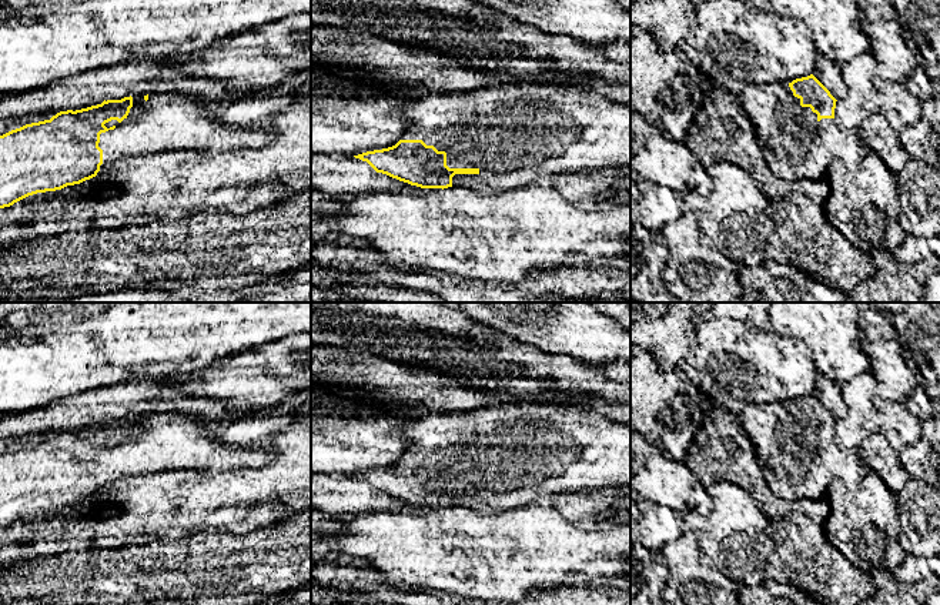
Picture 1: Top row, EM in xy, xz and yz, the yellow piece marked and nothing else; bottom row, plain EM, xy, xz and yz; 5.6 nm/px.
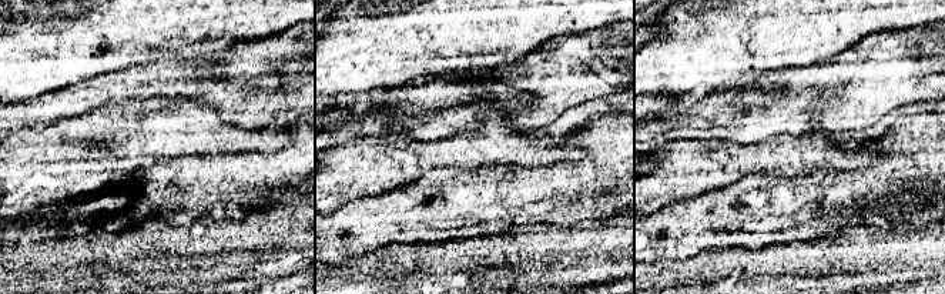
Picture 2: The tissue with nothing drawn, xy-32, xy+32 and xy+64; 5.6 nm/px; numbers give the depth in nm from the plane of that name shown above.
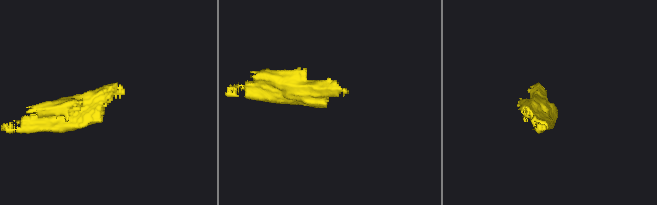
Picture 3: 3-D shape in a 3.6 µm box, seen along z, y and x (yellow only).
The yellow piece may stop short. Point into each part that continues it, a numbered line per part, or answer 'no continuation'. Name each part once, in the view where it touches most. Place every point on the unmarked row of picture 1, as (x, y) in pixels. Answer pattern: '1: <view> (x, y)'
1: xz (515, 454)

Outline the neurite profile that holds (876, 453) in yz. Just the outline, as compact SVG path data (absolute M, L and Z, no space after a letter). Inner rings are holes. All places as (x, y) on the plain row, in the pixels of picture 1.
M880 434L870 435L857 449L857 454L862 462L876 472L896 495L911 479L899 461L896 449Z

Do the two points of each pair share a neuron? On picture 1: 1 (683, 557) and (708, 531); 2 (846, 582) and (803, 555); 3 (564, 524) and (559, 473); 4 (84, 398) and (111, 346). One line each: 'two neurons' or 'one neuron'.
1: two neurons
2: one neuron
3: two neurons
4: two neurons

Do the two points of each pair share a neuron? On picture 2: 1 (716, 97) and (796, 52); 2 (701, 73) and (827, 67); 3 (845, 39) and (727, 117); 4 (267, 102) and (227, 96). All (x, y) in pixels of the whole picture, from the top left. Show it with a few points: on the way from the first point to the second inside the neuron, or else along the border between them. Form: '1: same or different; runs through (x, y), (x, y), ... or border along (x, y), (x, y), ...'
1: different; border along (749, 80), (709, 90)
2: different; border along (814, 63), (766, 70), (750, 80)
3: different; border along (882, 30), (868, 33), (853, 46)
4: different; border along (281, 80), (274, 90), (255, 90), (258, 112)

